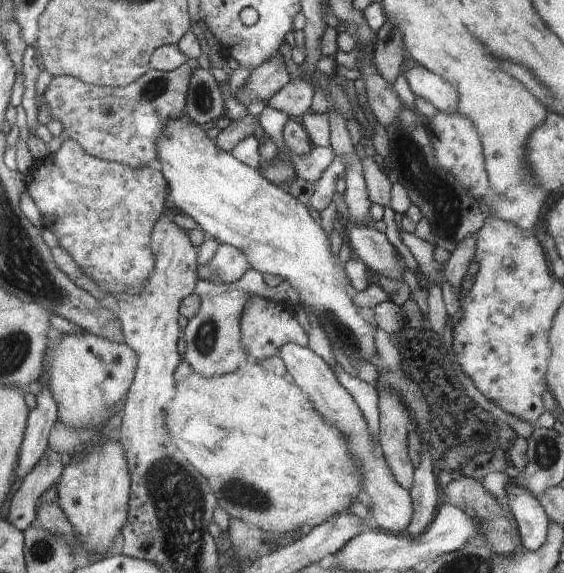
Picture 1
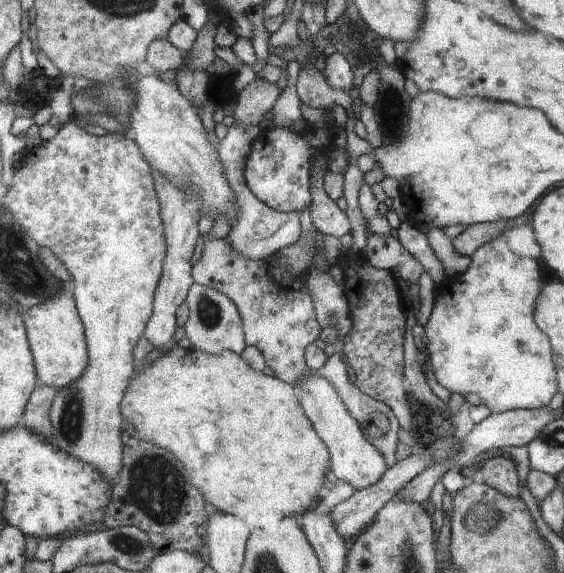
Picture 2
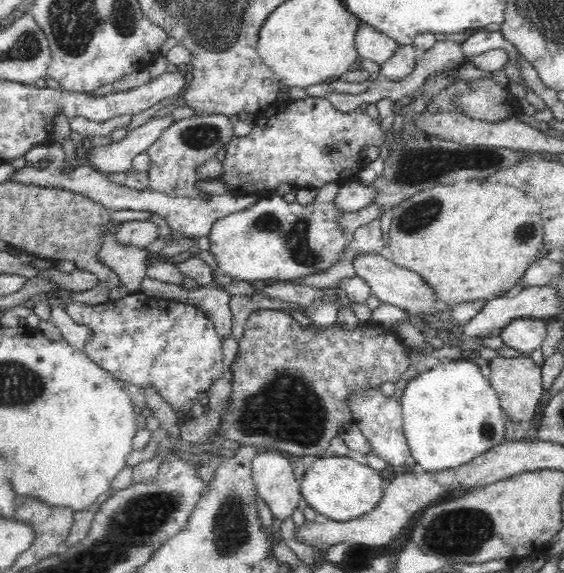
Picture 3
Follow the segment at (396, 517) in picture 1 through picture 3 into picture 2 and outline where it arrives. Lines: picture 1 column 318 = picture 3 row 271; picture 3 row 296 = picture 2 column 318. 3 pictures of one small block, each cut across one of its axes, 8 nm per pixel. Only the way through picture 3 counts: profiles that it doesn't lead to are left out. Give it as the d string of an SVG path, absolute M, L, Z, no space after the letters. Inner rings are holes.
M312 373L300 383L294 383L294 386L298 386L299 392L302 393L302 406L305 407L310 422L313 422L314 430L329 450L329 461L335 478L344 480L357 490L365 489L380 481L388 472L383 456L364 438L358 422L350 416L332 384Z

